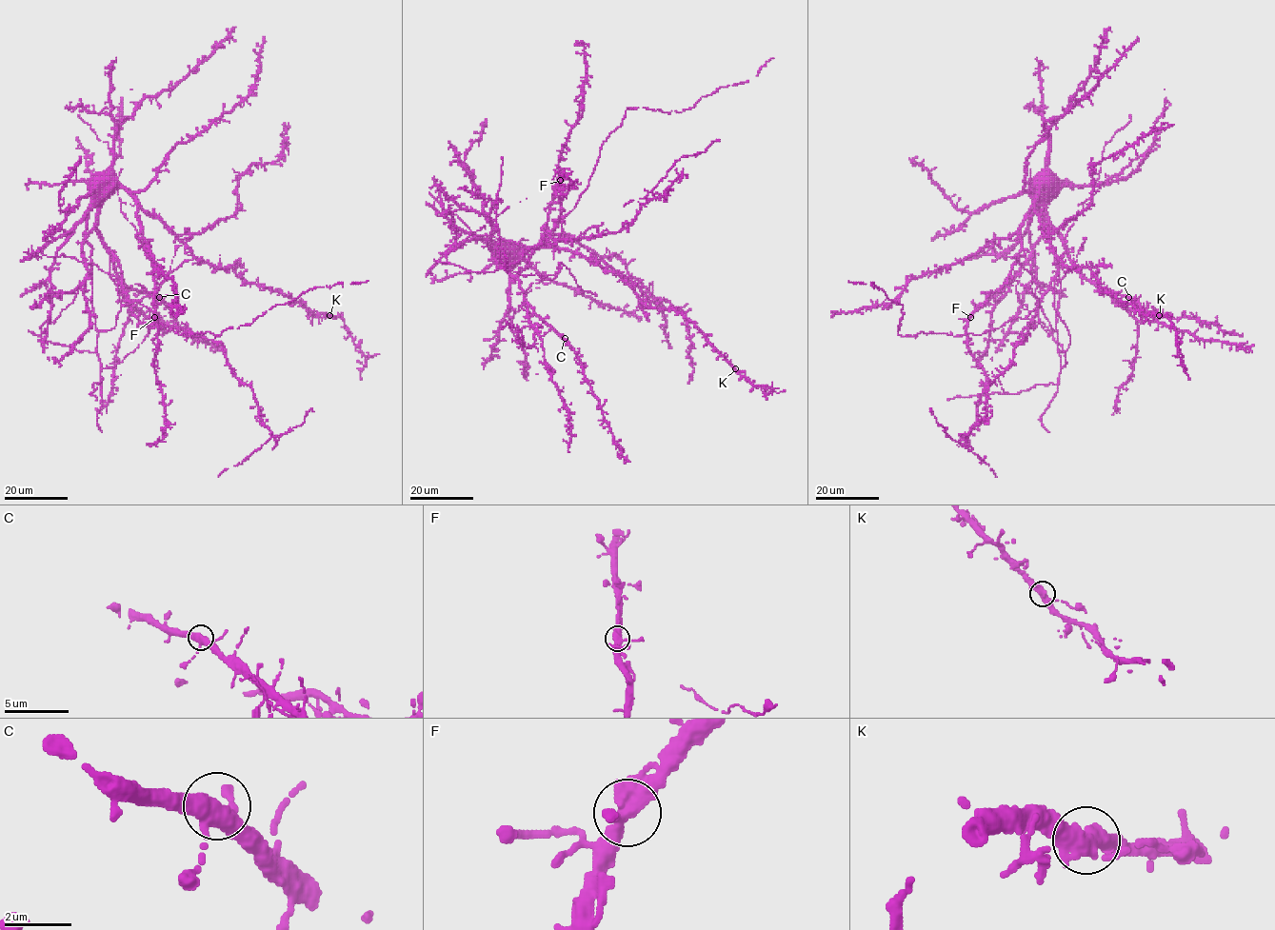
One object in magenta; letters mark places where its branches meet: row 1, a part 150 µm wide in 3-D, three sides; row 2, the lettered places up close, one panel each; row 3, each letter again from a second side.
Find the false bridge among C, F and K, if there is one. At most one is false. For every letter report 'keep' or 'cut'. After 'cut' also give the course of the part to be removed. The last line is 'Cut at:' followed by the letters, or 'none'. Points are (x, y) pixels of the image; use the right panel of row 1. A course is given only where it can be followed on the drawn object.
C: keep
F: keep
K: keep
Cut at: none

